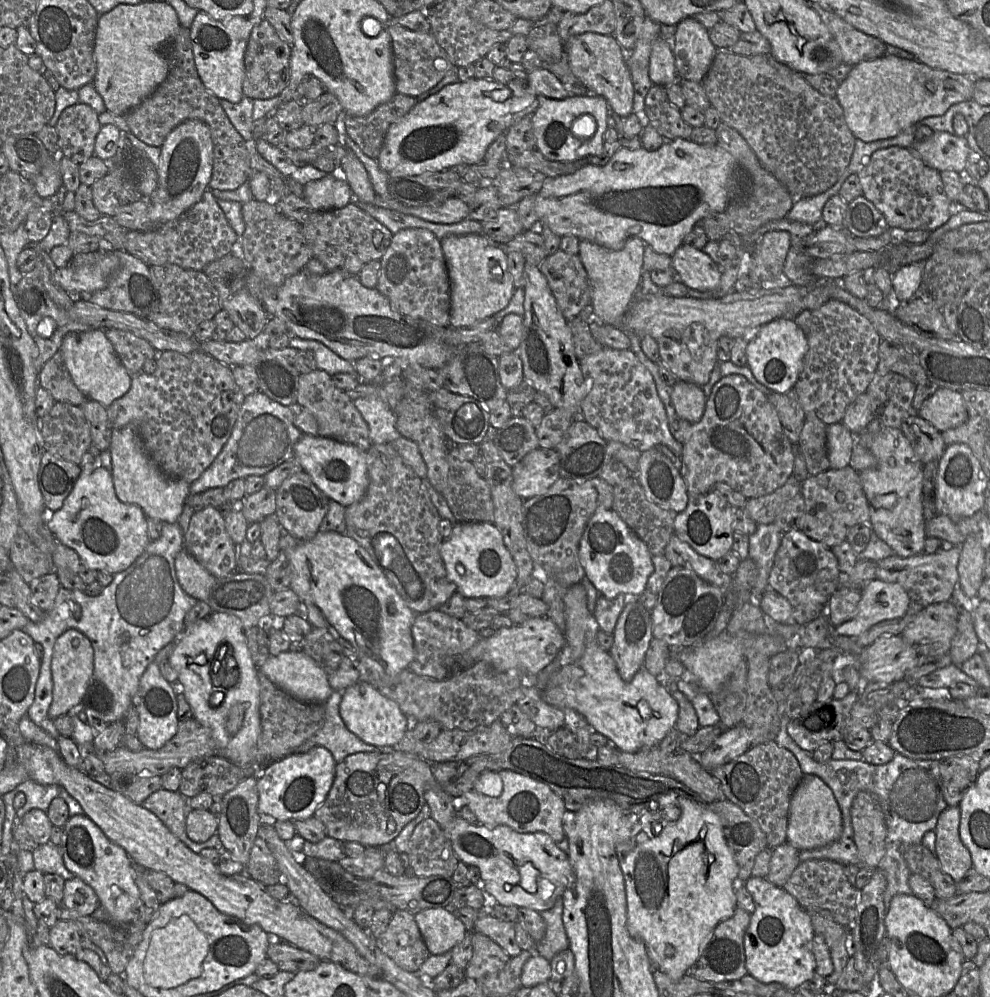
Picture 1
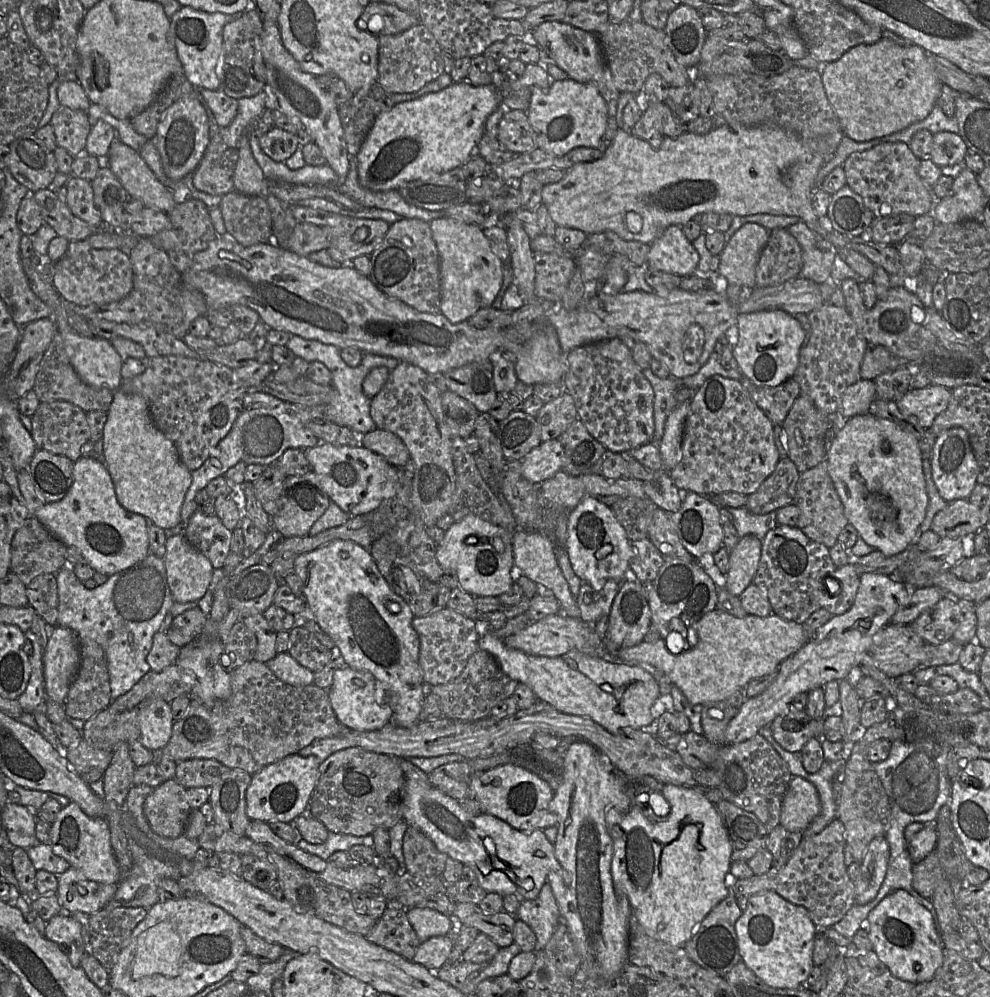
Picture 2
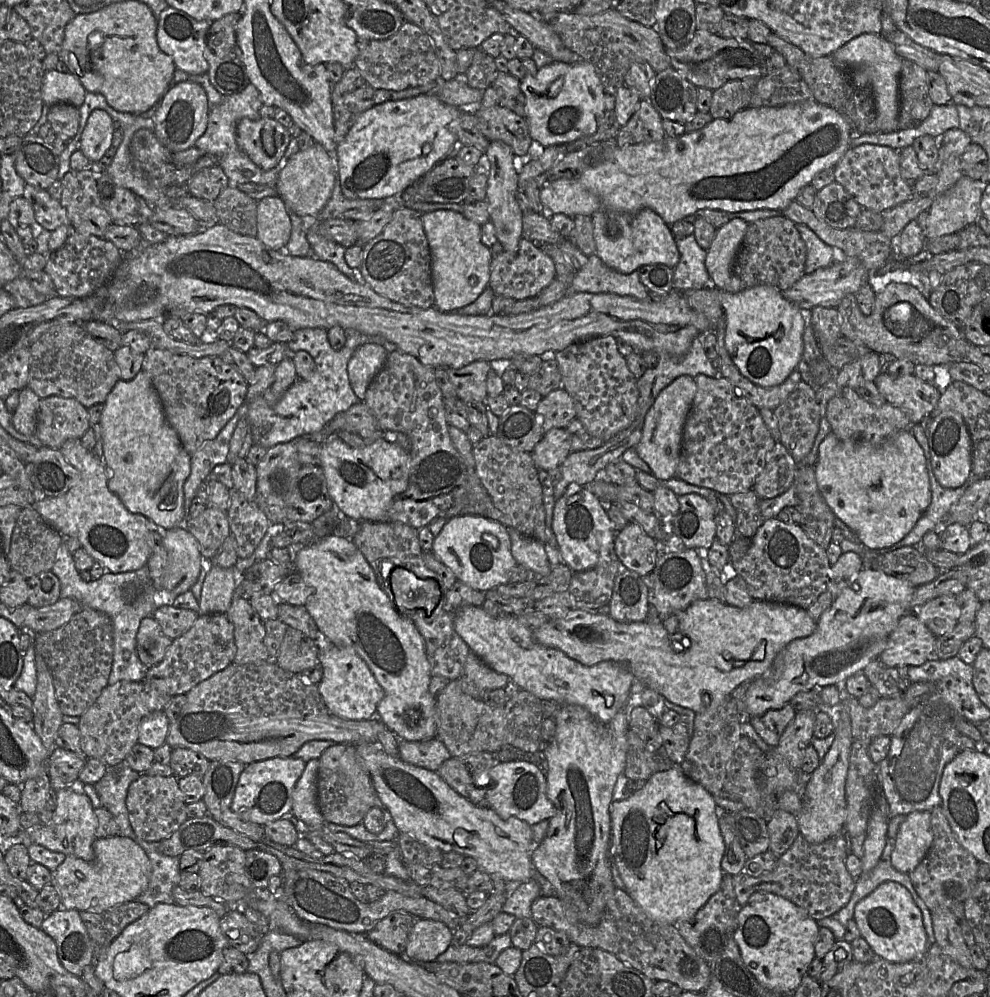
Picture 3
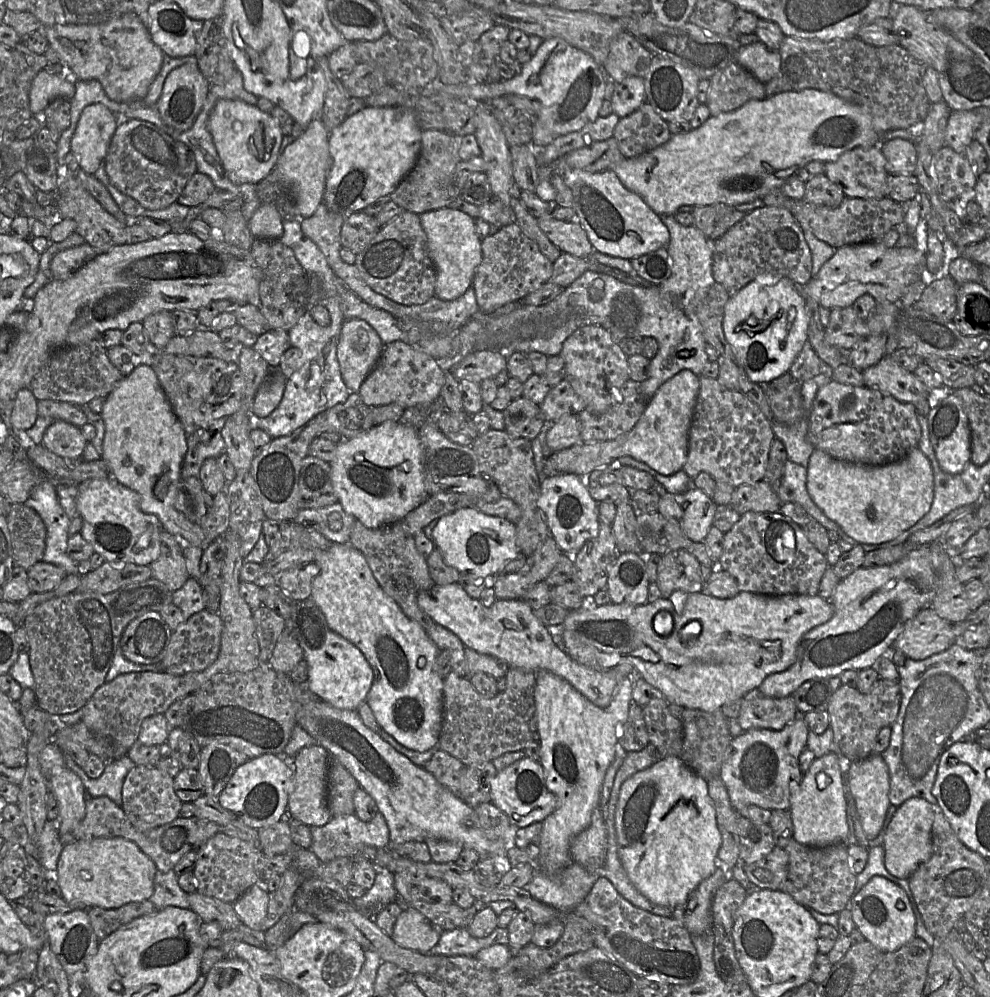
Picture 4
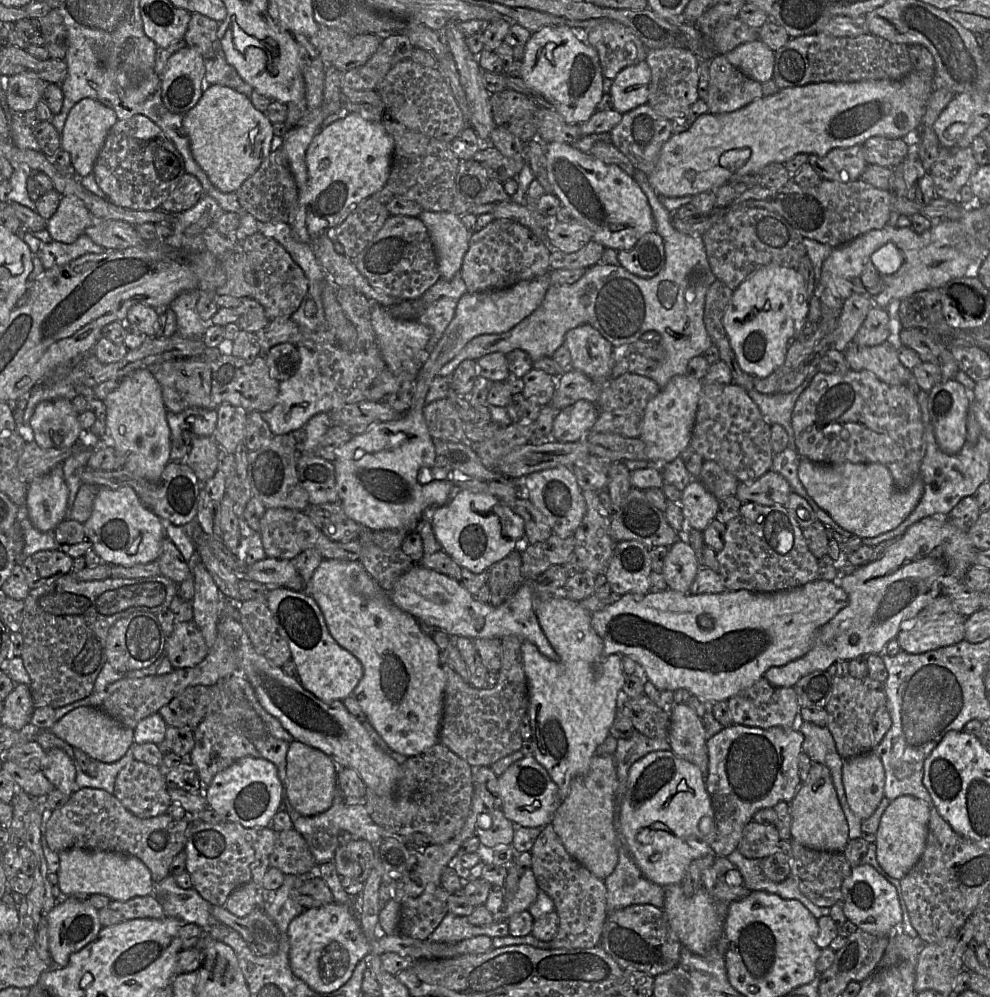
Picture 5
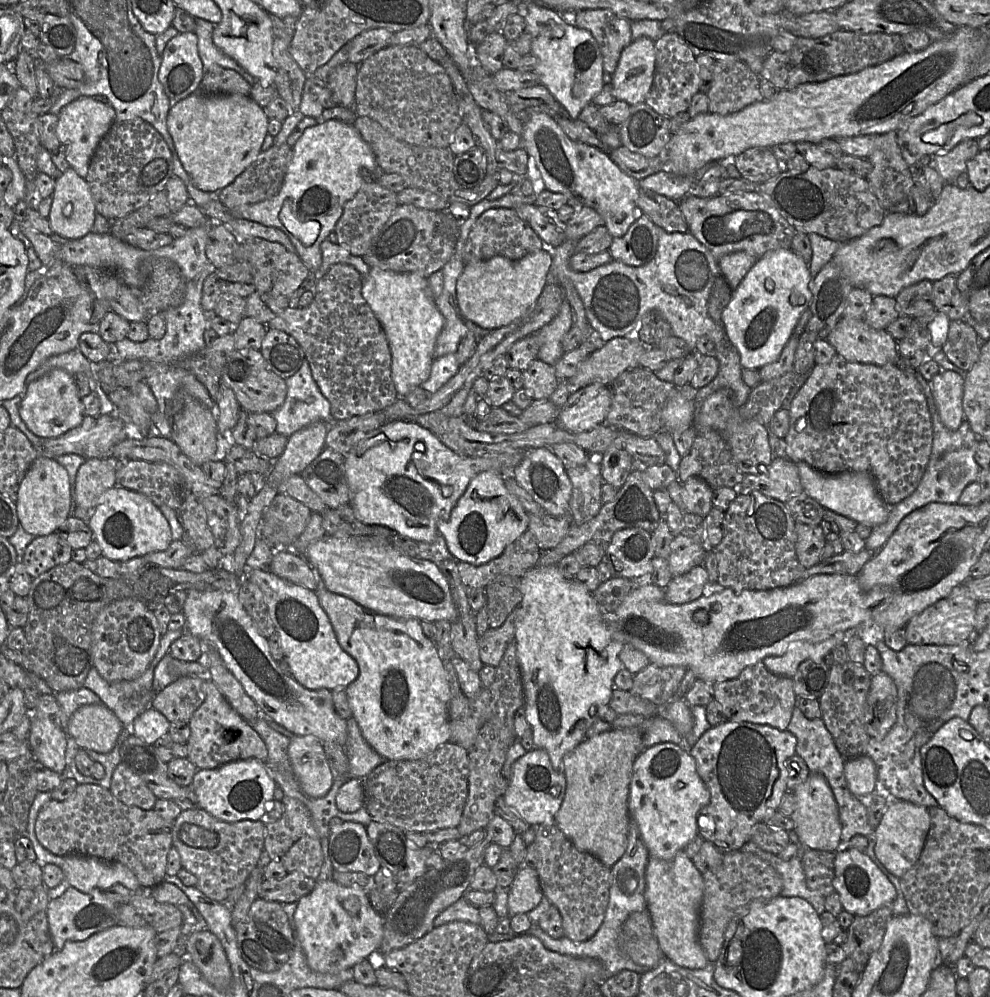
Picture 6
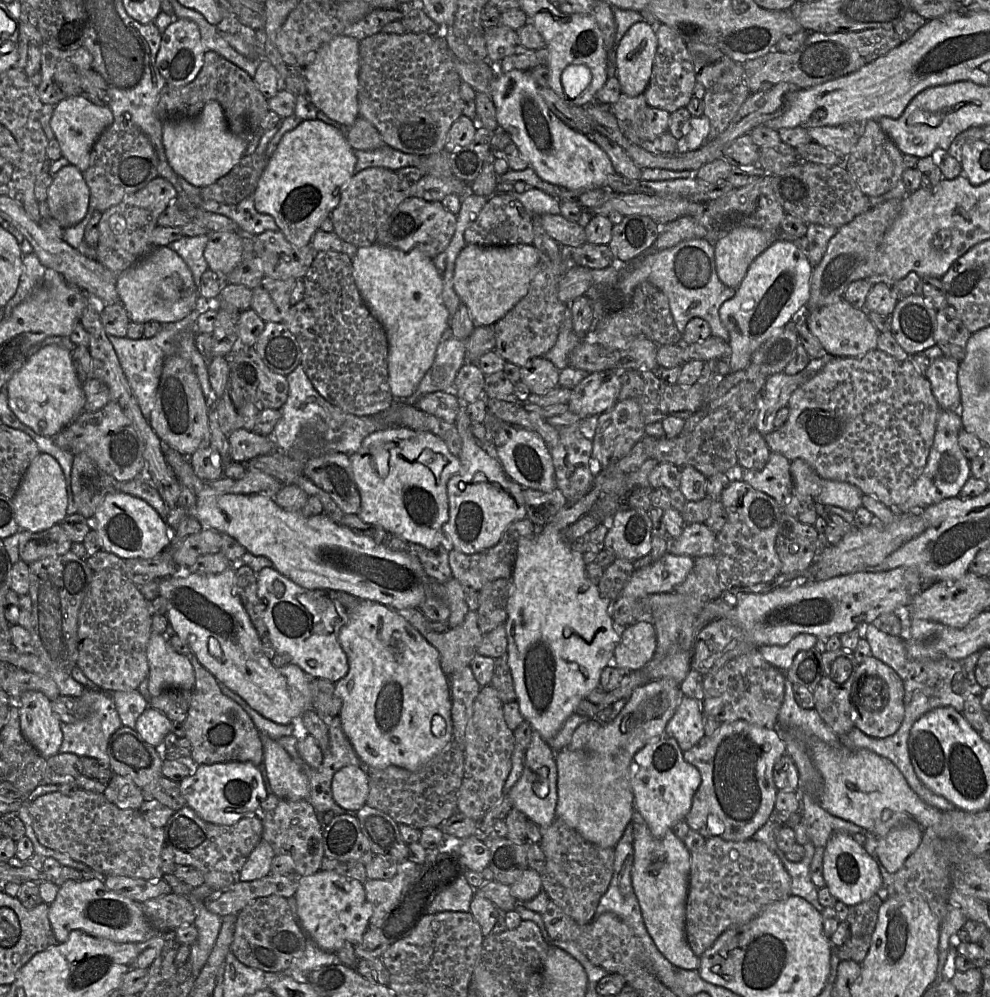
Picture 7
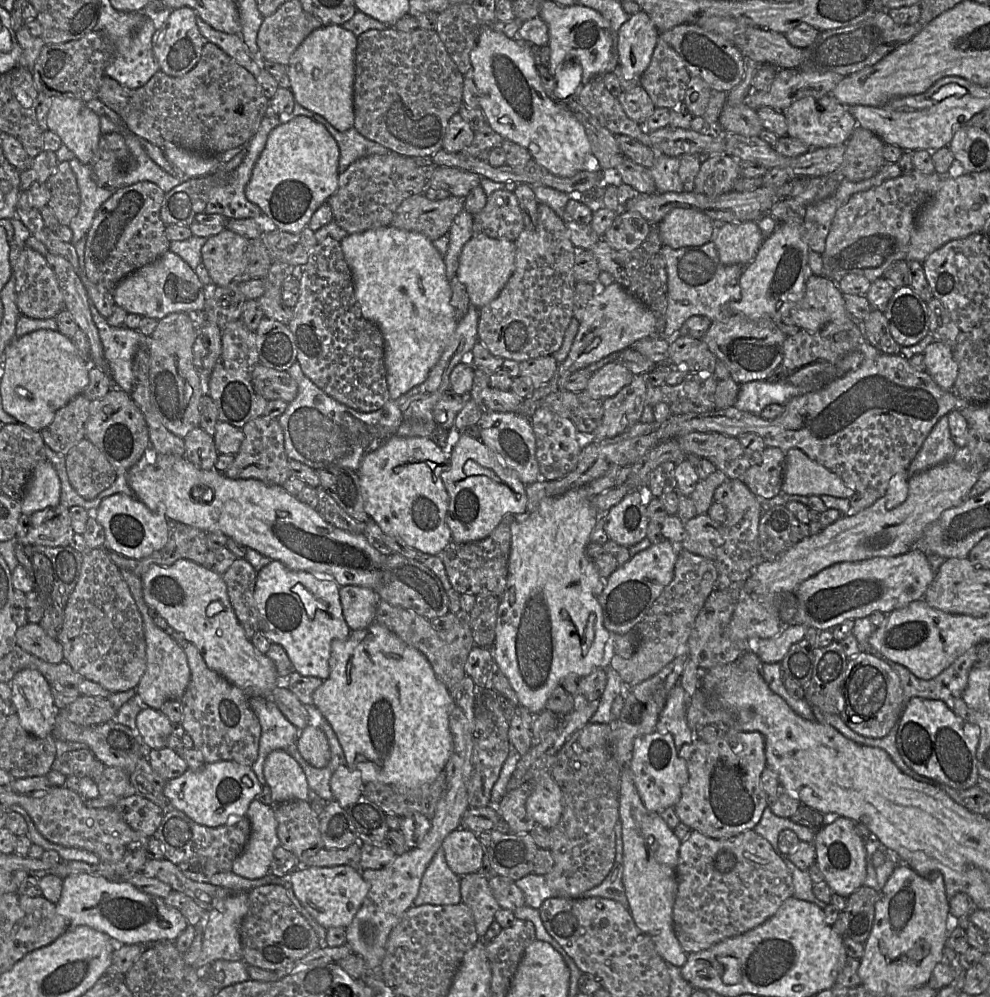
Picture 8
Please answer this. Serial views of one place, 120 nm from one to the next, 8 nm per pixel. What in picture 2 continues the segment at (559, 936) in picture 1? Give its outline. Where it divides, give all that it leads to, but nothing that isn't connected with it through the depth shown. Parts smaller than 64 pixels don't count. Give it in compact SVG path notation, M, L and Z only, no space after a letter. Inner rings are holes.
M546 882L539 895L532 900L521 900L515 918L525 922L536 936L535 950L542 952L562 917L550 885Z

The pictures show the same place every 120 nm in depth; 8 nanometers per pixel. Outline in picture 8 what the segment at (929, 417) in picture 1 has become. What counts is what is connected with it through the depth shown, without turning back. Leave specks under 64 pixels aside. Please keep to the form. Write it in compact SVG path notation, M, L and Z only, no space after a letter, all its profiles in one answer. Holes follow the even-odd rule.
M813 274L807 278L803 298L793 306L789 316L800 329L808 332L817 332L840 318L852 318L837 284Z

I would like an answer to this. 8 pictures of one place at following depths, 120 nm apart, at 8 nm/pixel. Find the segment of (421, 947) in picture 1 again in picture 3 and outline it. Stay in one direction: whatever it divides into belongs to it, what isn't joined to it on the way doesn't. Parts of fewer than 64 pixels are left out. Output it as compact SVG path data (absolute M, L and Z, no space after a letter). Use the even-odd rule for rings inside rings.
M391 912L367 933L367 938L401 959L406 959L405 950L414 921L415 917L407 912Z

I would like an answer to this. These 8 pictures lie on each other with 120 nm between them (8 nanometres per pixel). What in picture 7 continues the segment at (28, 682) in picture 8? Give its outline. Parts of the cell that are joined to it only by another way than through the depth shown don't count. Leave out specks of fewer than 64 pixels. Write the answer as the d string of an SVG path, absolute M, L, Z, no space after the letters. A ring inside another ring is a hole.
M28 690L23 692L15 703L19 709L21 732L27 741L46 759L58 754L63 734L61 721L54 713L51 701L41 692Z

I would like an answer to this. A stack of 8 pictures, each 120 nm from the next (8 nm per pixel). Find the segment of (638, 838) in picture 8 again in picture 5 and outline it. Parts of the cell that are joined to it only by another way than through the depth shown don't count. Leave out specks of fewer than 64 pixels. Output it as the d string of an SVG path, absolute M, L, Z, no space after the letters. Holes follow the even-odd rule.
M681 884L666 887L662 909L682 946L694 954L707 955L723 935L724 917L705 889L698 890L692 897L686 897Z

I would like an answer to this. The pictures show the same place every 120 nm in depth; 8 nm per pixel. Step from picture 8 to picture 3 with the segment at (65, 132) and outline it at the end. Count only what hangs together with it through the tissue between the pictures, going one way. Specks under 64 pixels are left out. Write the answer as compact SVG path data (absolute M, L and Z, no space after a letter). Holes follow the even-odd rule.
M93 110L81 134L79 151L91 163L100 160L111 146L114 128L115 122L105 110Z

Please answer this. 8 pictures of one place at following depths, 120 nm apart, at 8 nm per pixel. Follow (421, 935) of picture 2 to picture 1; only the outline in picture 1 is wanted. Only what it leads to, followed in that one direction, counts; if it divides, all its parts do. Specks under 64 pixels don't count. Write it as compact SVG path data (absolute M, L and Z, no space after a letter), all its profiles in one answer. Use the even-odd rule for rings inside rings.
M427 908L414 917L431 955L451 951L465 936L464 924L445 908Z

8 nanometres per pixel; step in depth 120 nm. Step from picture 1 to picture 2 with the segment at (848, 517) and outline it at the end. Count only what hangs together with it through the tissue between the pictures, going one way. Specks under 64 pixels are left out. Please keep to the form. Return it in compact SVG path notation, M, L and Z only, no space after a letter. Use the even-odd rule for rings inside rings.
M826 459L813 468L800 473L794 503L800 511L796 526L811 540L822 543L828 548L838 542L840 532L849 524L844 514L843 504L829 474Z

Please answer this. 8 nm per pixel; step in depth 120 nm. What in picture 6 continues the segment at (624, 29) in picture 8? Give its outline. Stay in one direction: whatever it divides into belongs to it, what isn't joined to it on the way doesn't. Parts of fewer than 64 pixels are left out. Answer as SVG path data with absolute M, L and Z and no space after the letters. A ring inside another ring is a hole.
M648 37L633 40L622 51L611 81L616 100L630 106L645 101L653 83L655 59L655 41Z

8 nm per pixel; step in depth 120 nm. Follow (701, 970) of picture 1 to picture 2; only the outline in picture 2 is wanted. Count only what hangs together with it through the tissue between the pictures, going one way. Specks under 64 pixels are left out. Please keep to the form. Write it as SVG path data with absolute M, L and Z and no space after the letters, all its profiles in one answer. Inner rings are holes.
M728 888L728 895L717 904L695 929L692 937L684 944L688 956L698 965L724 977L741 959L735 926L743 910L738 906L734 888Z

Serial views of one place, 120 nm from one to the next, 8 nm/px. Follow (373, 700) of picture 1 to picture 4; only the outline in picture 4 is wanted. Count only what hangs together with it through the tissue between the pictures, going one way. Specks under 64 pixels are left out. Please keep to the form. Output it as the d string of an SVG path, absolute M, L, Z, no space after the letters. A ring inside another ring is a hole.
M311 598L291 602L286 627L290 628L303 650L308 666L306 688L335 708L356 711L366 701L374 680L372 667L363 653L329 628L325 616Z

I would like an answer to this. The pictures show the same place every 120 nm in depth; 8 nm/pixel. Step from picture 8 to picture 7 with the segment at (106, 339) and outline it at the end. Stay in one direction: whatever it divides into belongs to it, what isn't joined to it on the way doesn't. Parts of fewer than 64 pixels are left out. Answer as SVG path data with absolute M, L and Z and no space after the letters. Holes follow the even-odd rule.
M205 305L196 308L183 319L162 324L160 331L151 338L130 339L128 337L116 337L107 335L112 344L119 363L126 376L128 384L138 401L142 414L148 419L155 405L156 390L160 381L160 376L165 360L176 353L181 352L182 331L195 331L196 318Z

